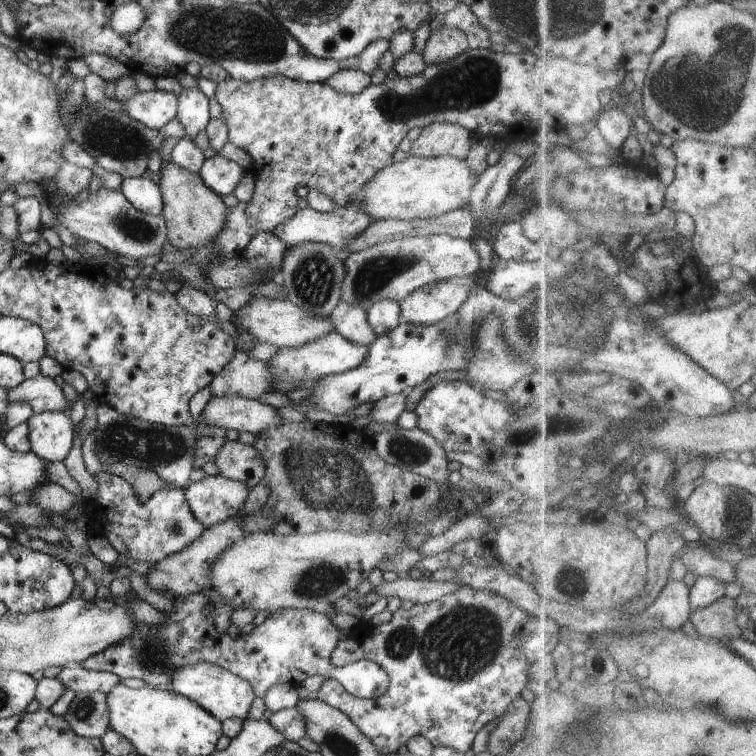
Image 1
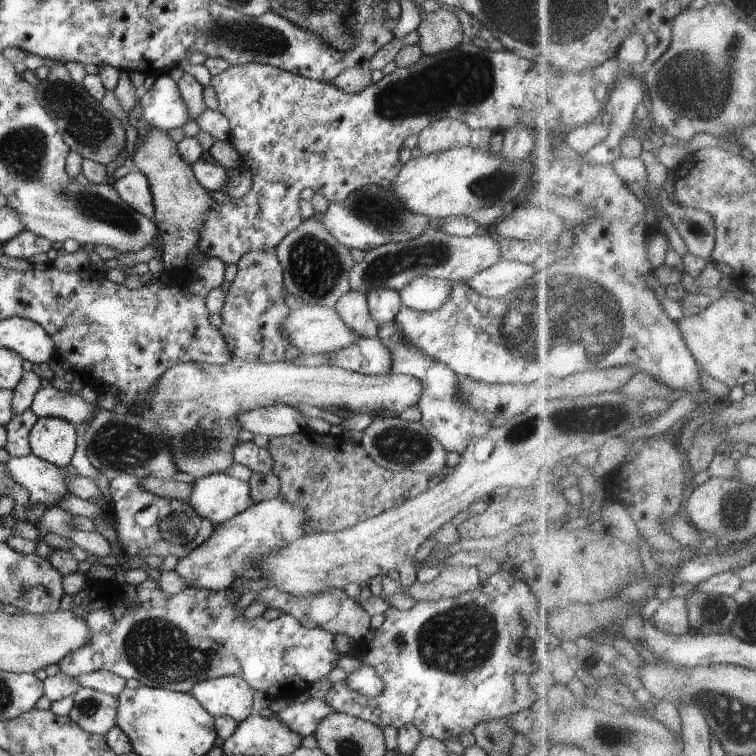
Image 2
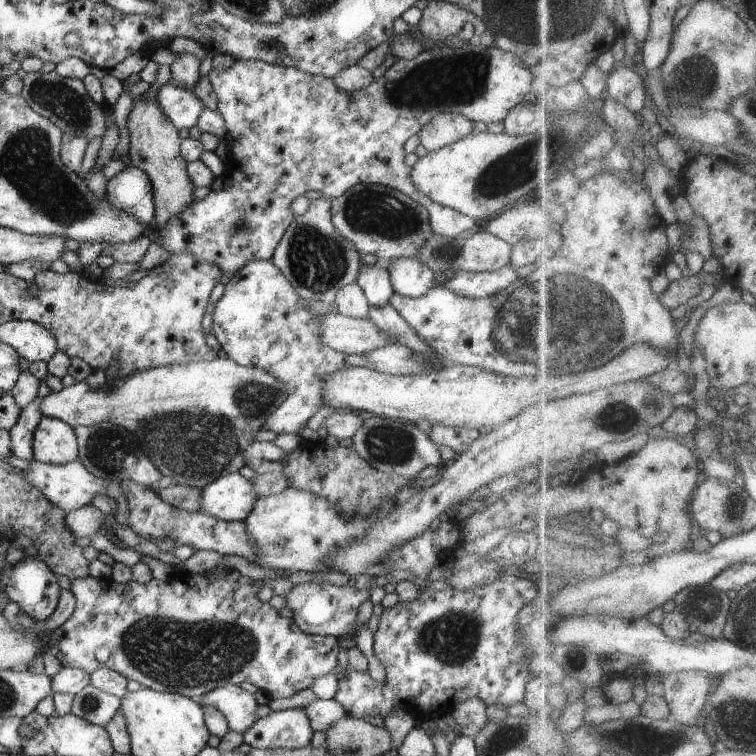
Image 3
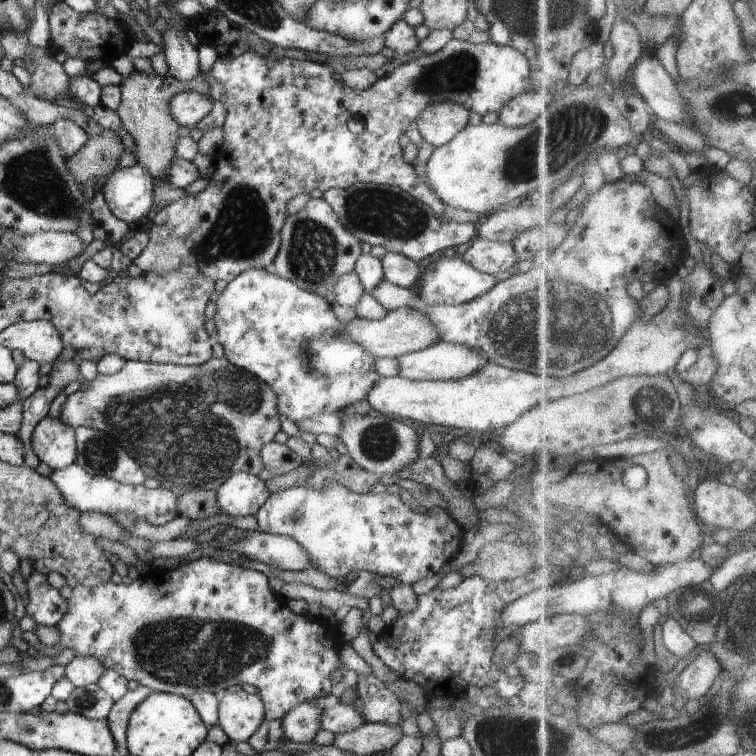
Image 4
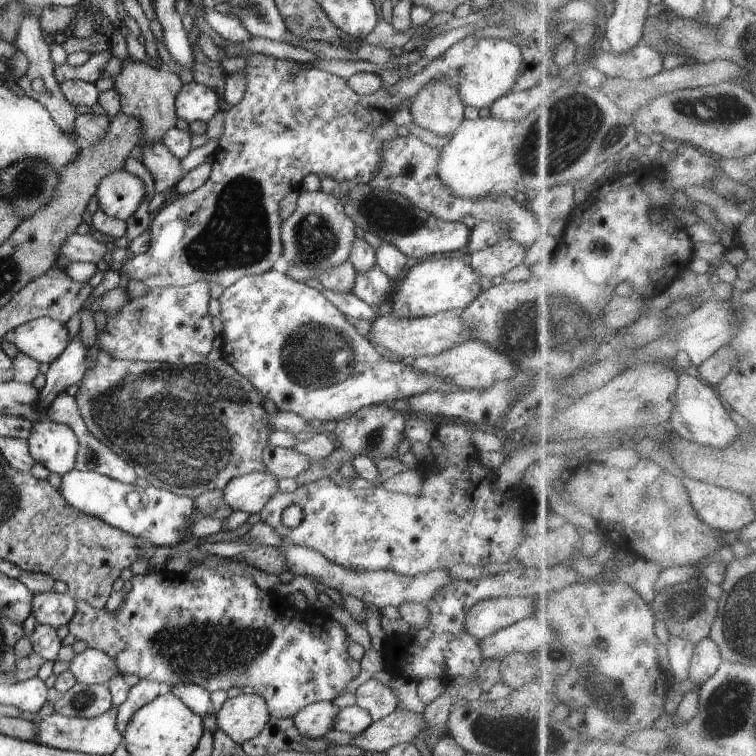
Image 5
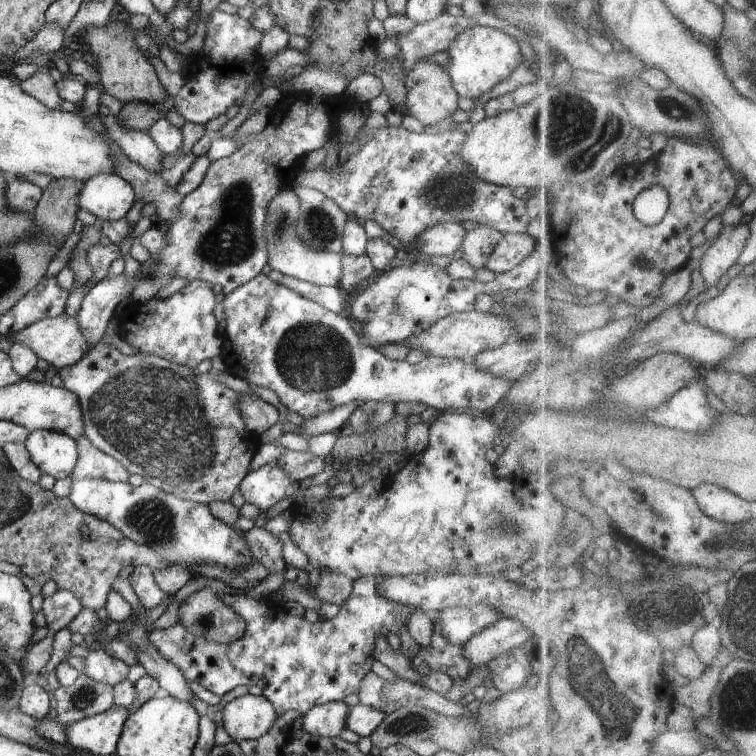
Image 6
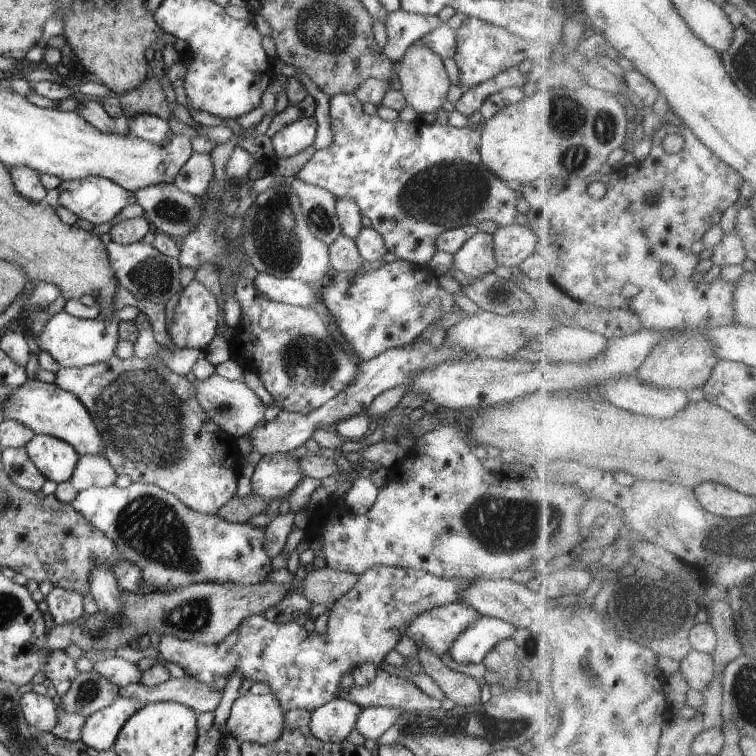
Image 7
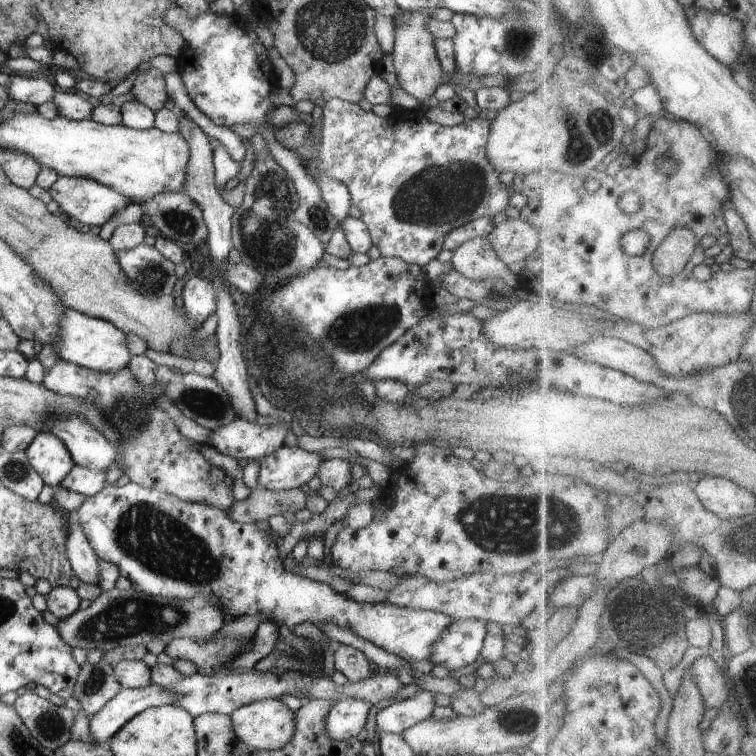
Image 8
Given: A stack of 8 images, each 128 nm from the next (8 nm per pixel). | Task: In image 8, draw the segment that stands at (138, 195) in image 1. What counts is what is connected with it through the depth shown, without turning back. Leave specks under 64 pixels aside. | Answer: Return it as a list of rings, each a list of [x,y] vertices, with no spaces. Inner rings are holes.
[[[58,177],[56,182],[52,184],[48,190],[52,200],[58,203],[58,211],[70,221],[88,225],[90,228],[94,225],[102,226],[104,222],[108,222],[116,212],[120,212],[122,208],[126,208],[131,202],[124,196],[118,194],[116,190],[102,186],[100,182],[86,180],[86,178]]]

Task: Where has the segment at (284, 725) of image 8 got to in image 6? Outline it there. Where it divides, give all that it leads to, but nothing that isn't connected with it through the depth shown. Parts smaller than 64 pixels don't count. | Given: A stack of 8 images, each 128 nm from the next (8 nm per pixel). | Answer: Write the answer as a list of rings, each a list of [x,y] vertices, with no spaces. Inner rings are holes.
[[[243,695],[222,708],[226,732],[237,743],[258,740],[274,726],[278,714],[274,705],[264,695]]]

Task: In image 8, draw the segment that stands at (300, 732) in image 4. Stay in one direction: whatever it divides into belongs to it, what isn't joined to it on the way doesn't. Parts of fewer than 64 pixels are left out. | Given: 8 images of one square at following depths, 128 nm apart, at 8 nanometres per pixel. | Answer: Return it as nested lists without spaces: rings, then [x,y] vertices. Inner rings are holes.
[[[348,698],[340,700],[326,716],[326,732],[332,740],[347,740],[355,738],[364,730],[366,720],[372,708],[370,702]]]

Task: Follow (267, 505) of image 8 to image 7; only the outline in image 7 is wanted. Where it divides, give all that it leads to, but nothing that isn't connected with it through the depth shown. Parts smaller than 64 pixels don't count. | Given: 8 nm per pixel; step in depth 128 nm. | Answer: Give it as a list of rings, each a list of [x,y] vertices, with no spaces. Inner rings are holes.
[[[250,492],[246,498],[241,498],[236,494],[216,514],[228,522],[244,524],[250,522],[254,516],[262,514],[268,504],[270,500],[255,496],[254,492]]]

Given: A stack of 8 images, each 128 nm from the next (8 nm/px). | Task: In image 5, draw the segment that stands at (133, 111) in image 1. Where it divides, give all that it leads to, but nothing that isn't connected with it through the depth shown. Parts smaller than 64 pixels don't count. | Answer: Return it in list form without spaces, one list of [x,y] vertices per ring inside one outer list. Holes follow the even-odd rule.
[[[192,81],[184,83],[175,98],[175,112],[177,118],[188,124],[198,121],[207,123],[216,112],[218,106],[218,93],[204,84]]]

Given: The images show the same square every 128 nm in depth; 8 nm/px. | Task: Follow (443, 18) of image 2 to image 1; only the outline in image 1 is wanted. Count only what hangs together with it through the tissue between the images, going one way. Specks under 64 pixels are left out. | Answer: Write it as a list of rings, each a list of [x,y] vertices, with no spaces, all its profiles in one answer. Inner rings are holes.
[[[440,26],[430,32],[423,50],[423,58],[427,65],[440,64],[458,56],[468,48],[469,44],[464,32],[448,26]]]

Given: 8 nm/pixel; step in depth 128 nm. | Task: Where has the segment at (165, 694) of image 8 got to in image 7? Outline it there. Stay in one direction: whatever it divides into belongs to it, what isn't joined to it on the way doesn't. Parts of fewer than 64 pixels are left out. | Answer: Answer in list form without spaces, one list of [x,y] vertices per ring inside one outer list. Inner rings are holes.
[[[118,695],[110,706],[86,717],[80,741],[98,751],[112,749],[122,726],[143,706],[134,698]]]

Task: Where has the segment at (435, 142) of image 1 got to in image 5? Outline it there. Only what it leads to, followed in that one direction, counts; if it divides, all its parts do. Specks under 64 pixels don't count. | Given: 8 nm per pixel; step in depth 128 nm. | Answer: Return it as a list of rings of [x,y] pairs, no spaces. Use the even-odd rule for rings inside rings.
[[[438,82],[426,84],[411,99],[412,128],[424,128],[446,140],[464,120],[465,104],[456,88]]]

